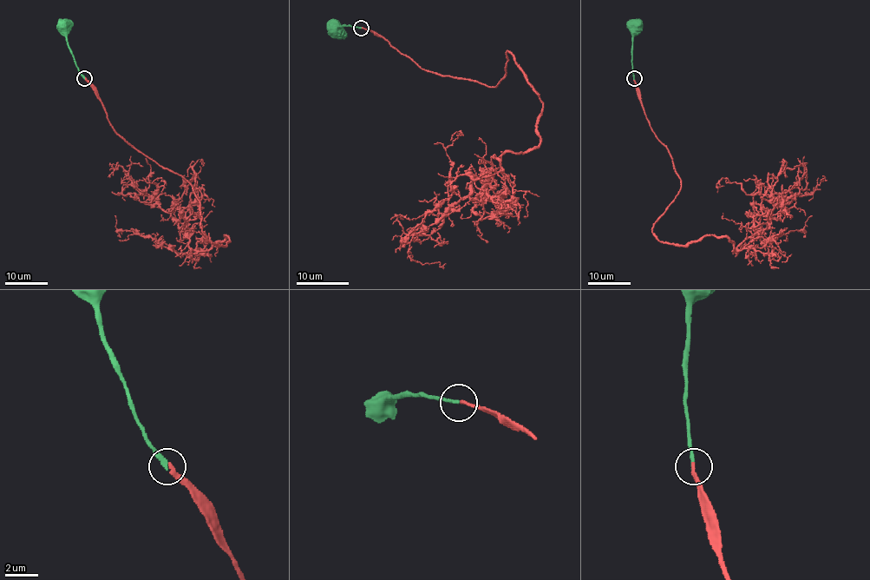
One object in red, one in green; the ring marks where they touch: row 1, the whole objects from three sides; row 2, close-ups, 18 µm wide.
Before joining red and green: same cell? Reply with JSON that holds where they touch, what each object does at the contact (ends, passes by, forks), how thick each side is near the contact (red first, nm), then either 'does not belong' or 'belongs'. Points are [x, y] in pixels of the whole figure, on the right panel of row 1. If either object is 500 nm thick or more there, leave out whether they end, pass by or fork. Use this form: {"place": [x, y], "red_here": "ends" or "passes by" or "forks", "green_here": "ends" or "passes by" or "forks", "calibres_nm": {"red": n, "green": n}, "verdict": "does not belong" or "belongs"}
{"place": [634, 78], "red_here": "ends", "green_here": "ends", "calibres_nm": {"red": 240, "green": 240}, "verdict": "belongs"}

